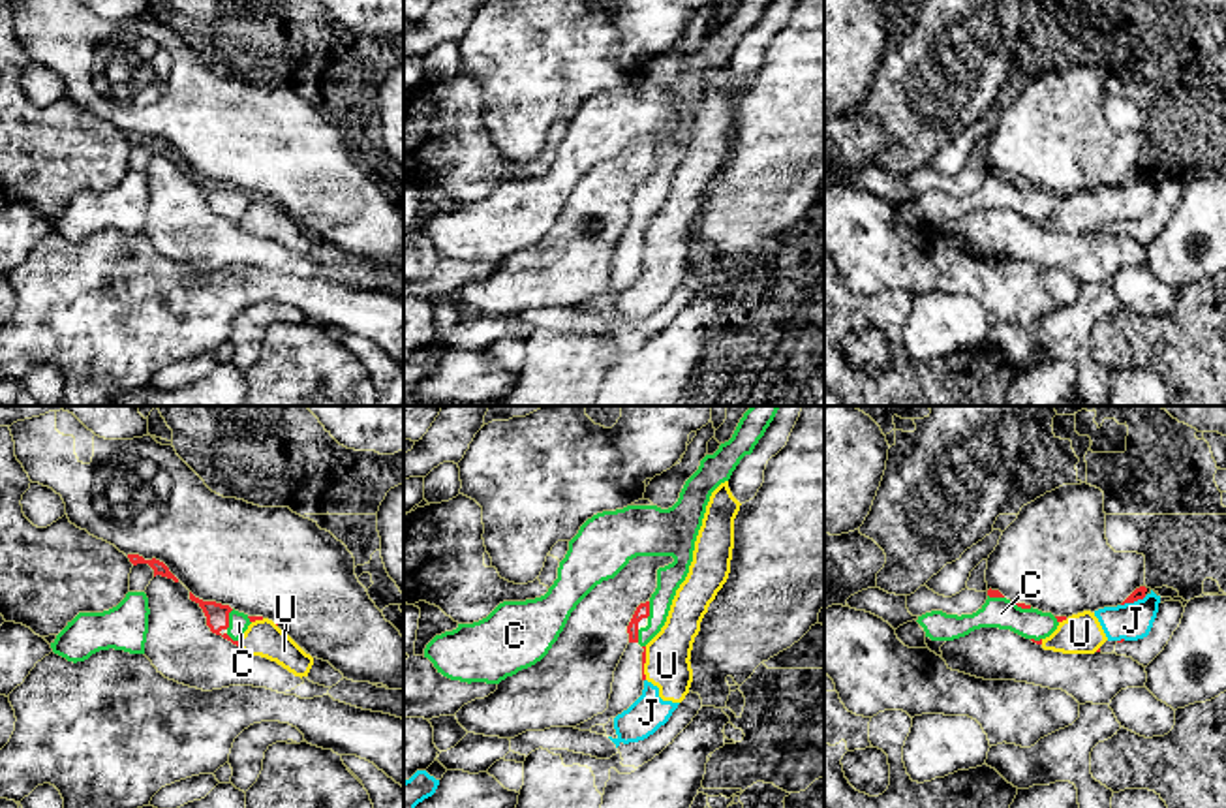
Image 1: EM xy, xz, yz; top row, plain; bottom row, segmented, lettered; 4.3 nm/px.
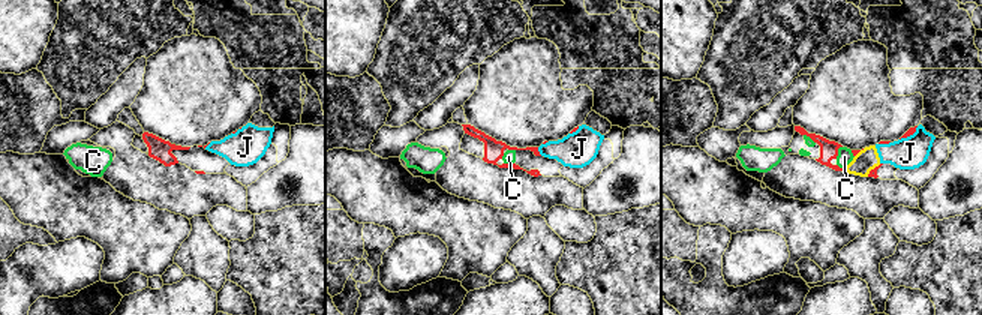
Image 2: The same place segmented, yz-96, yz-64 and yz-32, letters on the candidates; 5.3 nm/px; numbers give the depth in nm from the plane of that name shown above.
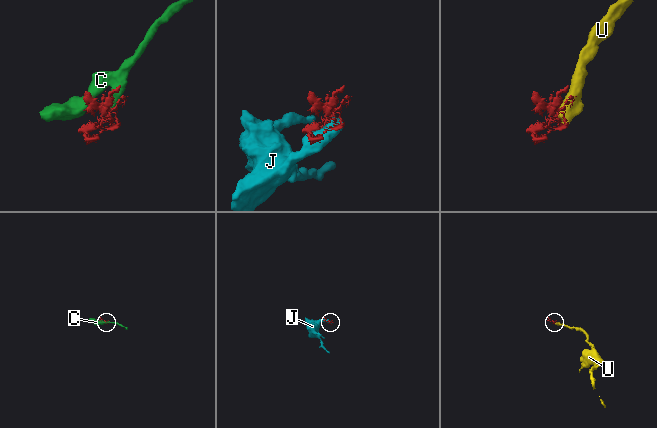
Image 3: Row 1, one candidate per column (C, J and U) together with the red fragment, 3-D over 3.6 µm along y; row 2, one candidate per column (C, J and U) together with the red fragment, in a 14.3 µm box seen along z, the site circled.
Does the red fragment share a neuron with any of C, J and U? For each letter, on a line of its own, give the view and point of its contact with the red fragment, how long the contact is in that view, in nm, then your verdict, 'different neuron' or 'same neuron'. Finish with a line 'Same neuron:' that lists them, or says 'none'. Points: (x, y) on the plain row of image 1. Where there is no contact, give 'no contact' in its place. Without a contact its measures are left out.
C: contact xy (228, 198); length 90 nm; same neuron
J: contact yz (1133, 181); length 120 nm; different neuron
U: contact xz (644, 241); length 140 nm; different neuron
Same neuron: C

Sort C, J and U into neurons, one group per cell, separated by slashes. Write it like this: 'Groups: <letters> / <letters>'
Groups: C / J U

